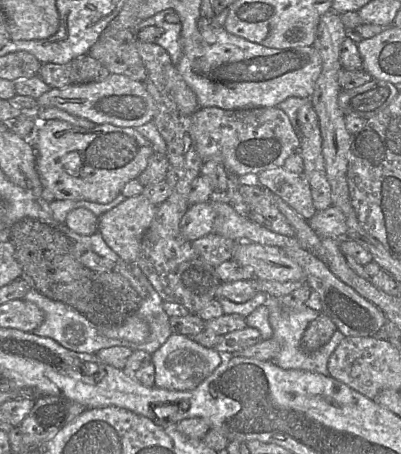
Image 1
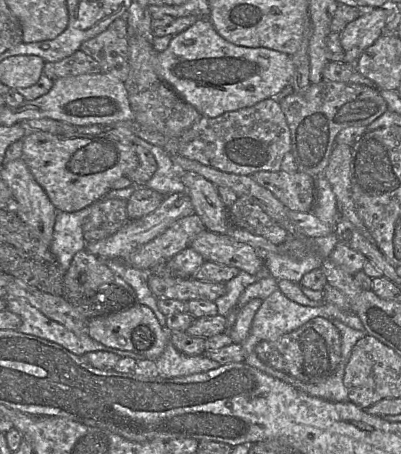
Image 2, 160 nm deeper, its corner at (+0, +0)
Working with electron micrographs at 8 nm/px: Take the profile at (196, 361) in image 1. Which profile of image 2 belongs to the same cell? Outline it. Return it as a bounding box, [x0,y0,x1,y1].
[156,343,222,377]

